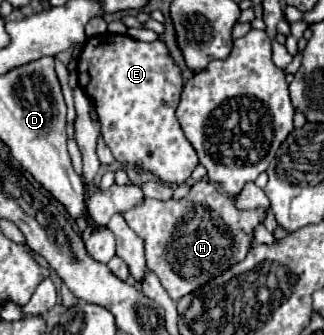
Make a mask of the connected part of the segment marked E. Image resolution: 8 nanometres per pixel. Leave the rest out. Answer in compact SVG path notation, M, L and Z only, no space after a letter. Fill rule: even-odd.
M104 33L84 43L78 61L80 89L96 103L102 137L124 167L152 171L168 183L186 183L198 165L198 155L176 119L182 93L180 69L162 41L142 43L128 35Z

